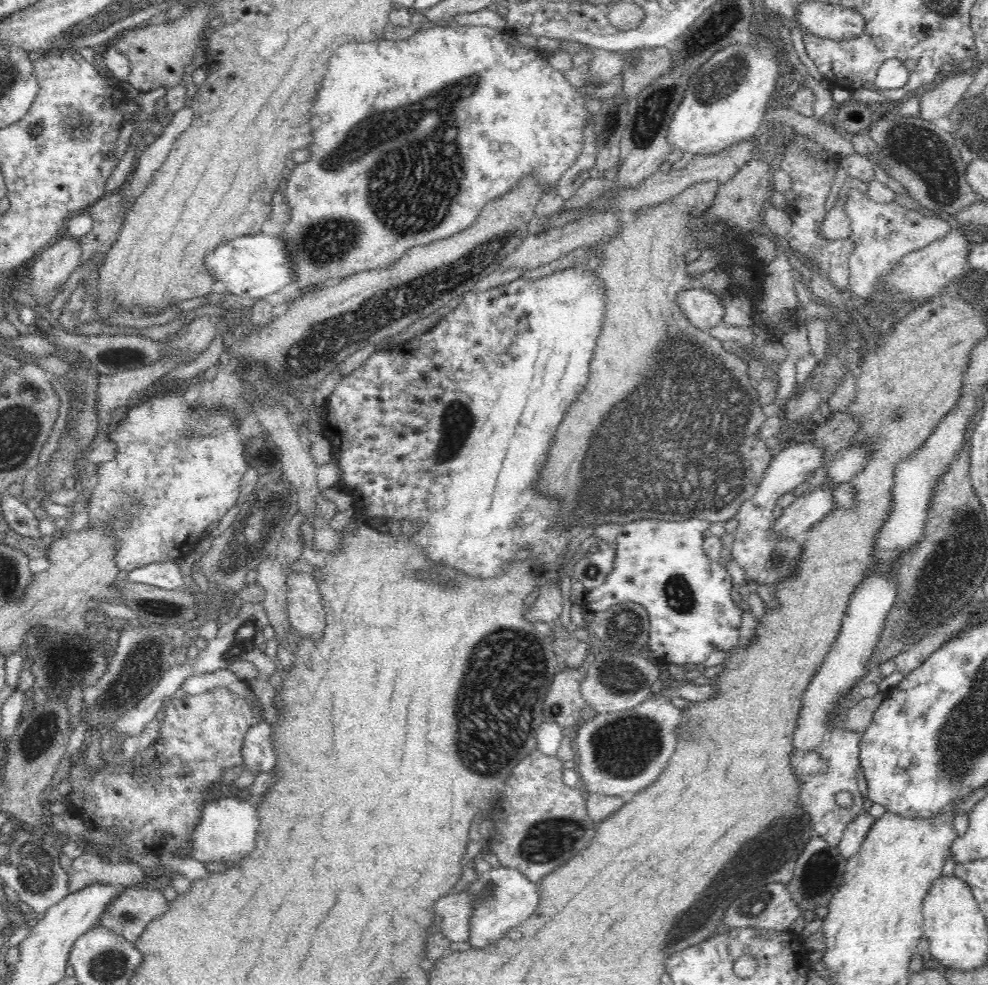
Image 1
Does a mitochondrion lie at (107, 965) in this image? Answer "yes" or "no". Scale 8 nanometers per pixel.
yes

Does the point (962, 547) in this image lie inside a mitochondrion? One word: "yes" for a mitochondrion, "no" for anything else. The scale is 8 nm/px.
yes

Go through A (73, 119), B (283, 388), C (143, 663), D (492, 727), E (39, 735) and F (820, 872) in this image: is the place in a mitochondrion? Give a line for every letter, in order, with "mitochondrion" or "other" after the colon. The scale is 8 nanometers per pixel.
A: mitochondrion
B: mitochondrion
C: mitochondrion
D: mitochondrion
E: mitochondrion
F: mitochondrion

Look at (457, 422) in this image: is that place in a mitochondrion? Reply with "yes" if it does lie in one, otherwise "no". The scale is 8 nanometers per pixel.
yes

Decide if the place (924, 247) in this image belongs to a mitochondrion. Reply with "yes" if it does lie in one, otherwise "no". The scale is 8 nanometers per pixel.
no

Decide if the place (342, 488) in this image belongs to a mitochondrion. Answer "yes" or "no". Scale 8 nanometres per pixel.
no

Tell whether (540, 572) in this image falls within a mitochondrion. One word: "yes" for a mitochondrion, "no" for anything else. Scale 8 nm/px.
no

